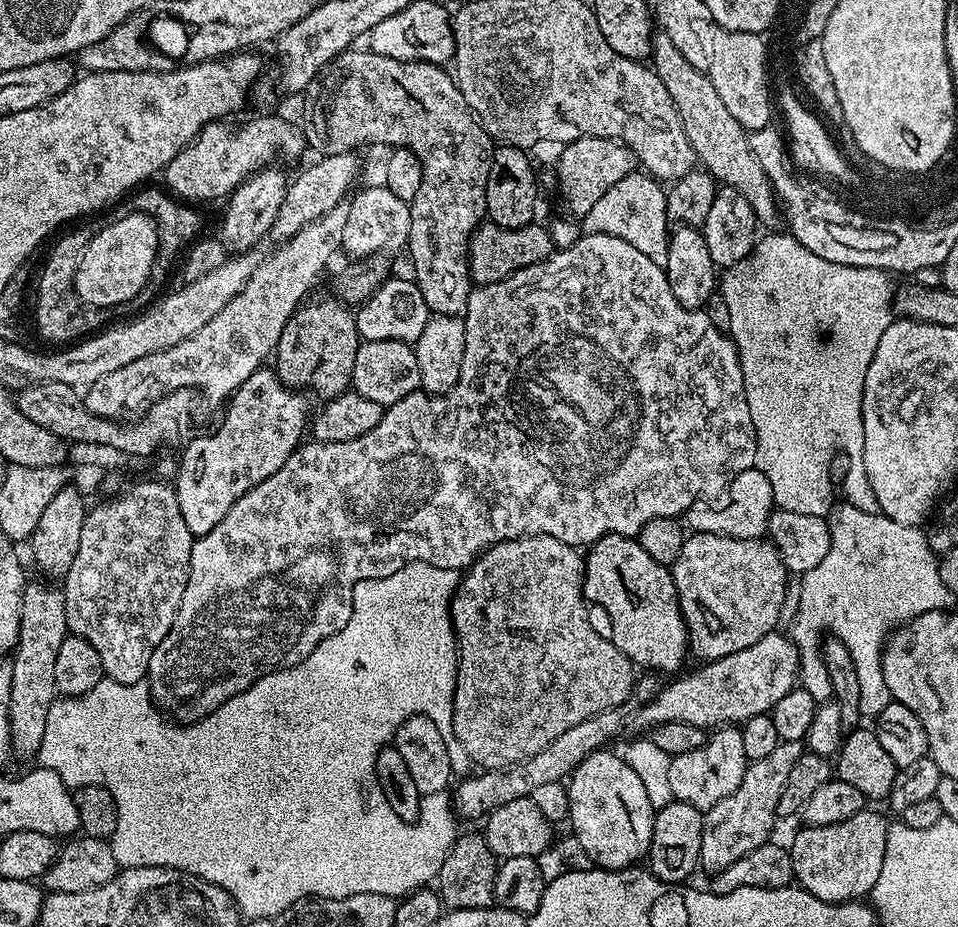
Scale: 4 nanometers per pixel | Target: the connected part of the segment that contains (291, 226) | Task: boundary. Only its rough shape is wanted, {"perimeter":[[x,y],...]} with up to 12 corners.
{"perimeter":[[352,152],[294,176],[270,233],[283,242],[343,203],[360,170]]}

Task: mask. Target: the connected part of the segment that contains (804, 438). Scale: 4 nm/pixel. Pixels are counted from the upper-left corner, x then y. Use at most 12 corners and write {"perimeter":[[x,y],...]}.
{"perimeter":[[776,230],[723,273],[775,507],[827,517],[894,319],[878,268]]}

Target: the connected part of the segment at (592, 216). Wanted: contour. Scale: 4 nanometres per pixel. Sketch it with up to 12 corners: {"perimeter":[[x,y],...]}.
{"perimeter":[[634,170],[582,217],[587,234],[668,257],[668,193]]}

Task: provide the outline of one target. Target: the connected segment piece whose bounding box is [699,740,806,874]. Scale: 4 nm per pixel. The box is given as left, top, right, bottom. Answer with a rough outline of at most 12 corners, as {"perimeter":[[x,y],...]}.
{"perimeter":[[799,740],[749,763],[734,794],[704,812],[708,874],[769,843]]}

